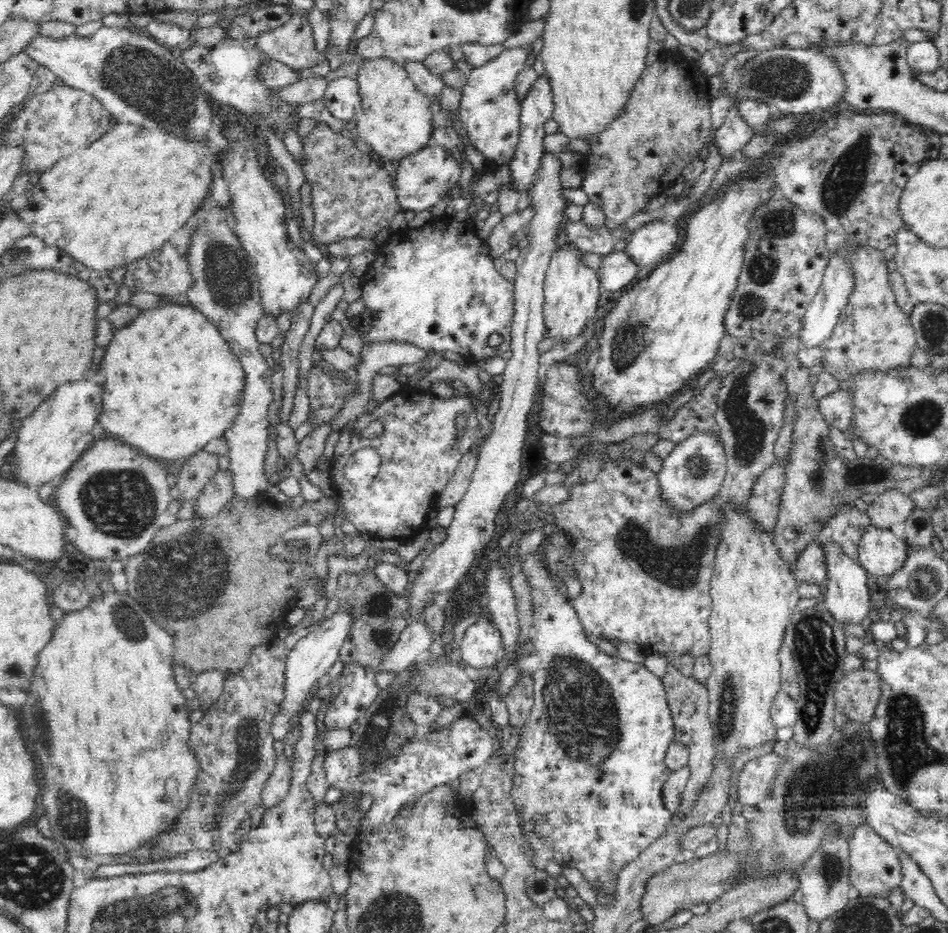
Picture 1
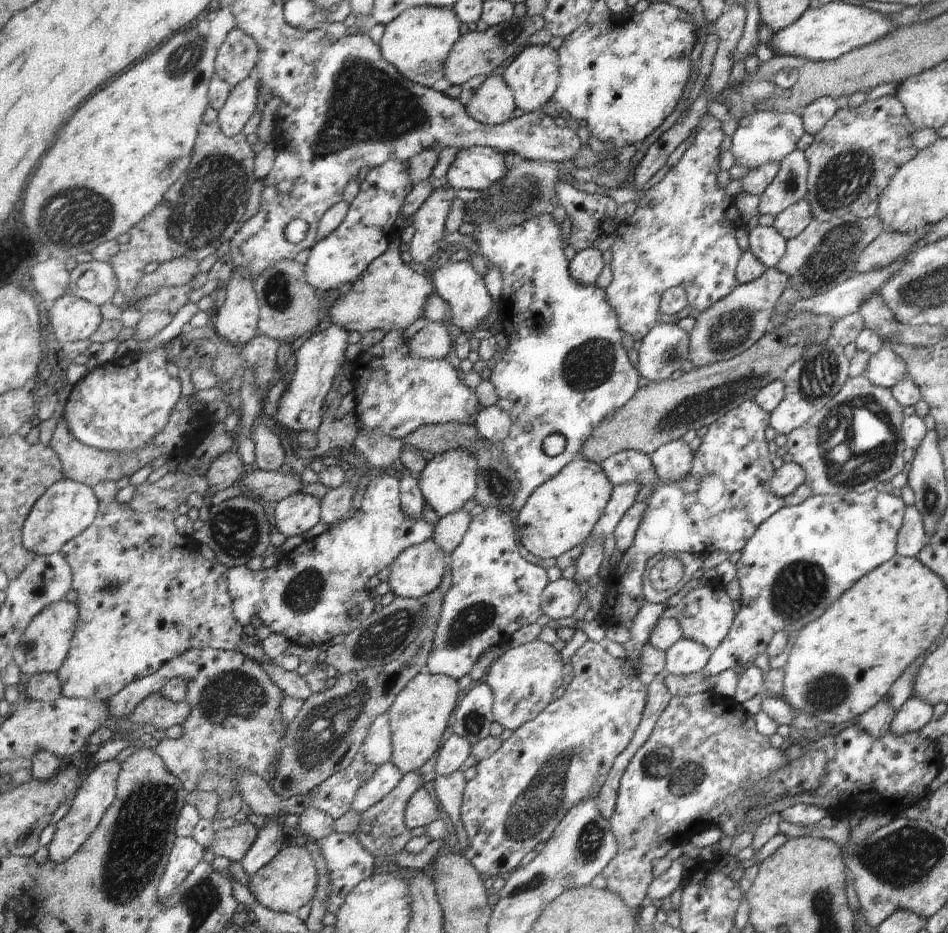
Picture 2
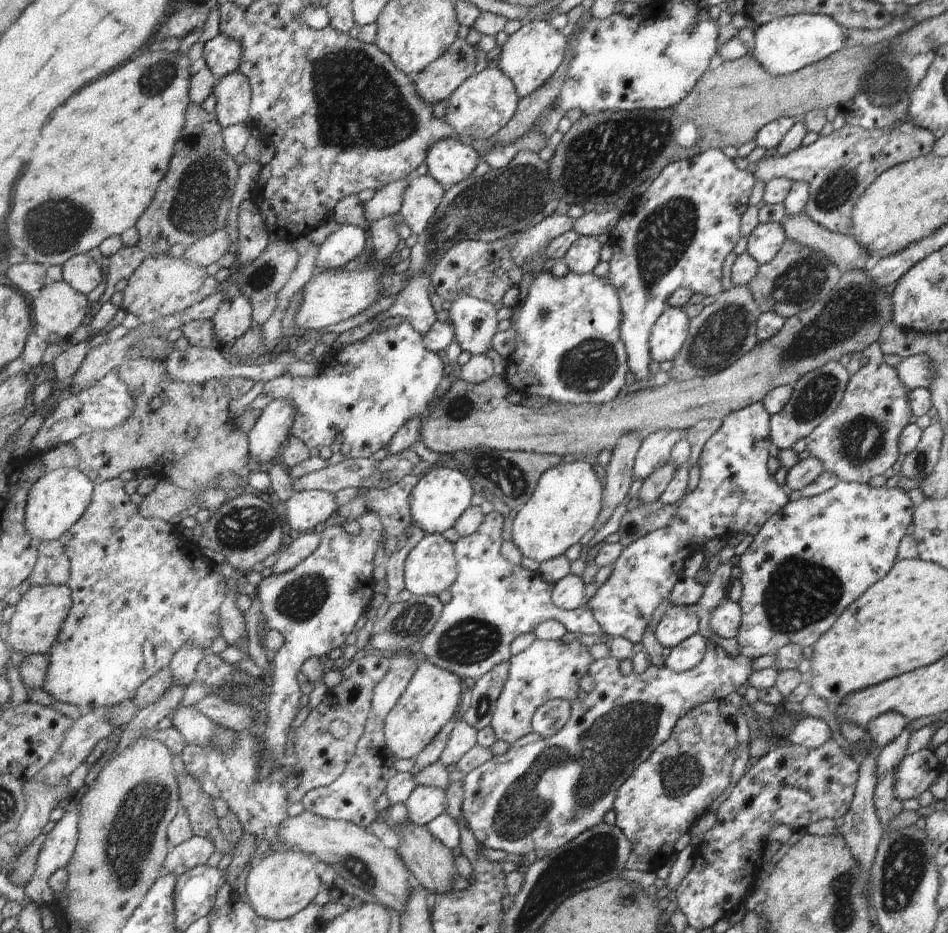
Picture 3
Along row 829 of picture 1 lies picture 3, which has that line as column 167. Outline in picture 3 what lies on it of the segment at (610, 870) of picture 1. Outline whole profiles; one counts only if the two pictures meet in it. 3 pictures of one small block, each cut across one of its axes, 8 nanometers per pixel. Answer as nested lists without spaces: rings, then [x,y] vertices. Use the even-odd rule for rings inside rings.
[[[116,478],[96,485],[90,508],[83,515],[81,521],[77,522],[69,532],[66,532],[60,538],[72,562],[71,580],[67,584],[72,590],[72,608],[69,616],[63,622],[62,632],[59,634],[57,642],[55,642],[51,652],[49,652],[48,659],[50,664],[42,690],[59,702],[73,704],[82,713],[92,709],[111,708],[134,700],[139,687],[143,686],[144,682],[147,682],[149,678],[155,676],[160,670],[168,668],[175,654],[183,646],[201,646],[203,650],[208,650],[213,646],[213,642],[219,636],[222,636],[219,614],[221,613],[221,606],[227,599],[225,597],[227,578],[221,575],[218,567],[209,564],[205,560],[205,556],[201,552],[201,546],[187,532],[160,518],[143,518],[143,515],[139,514],[139,507],[131,502],[131,498],[125,492],[125,483],[121,478]]]

